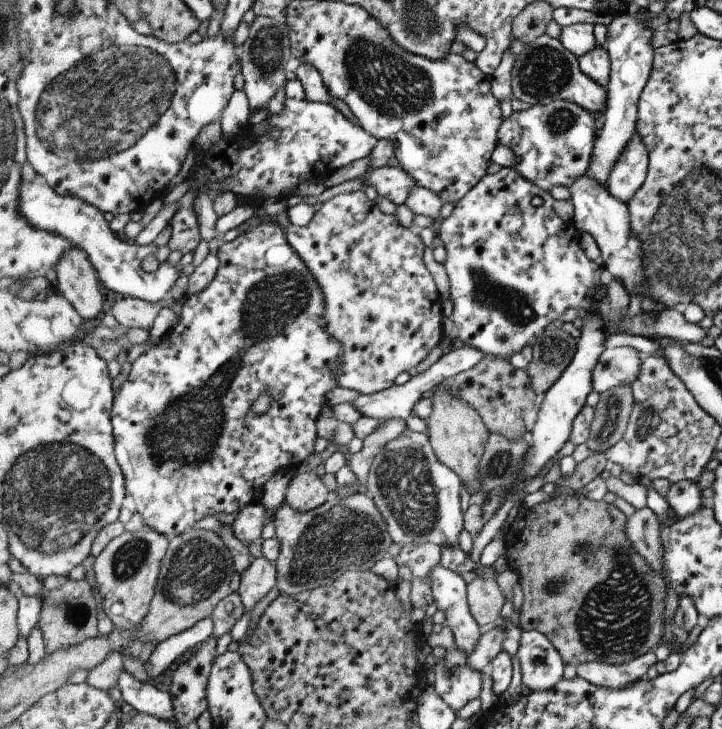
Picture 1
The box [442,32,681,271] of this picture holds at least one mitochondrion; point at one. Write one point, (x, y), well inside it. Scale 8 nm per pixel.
(544, 73)

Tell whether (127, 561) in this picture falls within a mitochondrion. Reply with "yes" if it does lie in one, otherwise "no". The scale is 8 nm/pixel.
yes

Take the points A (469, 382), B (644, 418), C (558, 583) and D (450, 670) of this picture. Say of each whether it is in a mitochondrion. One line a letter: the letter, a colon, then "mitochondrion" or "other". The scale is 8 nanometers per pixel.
A: other
B: mitochondrion
C: mitochondrion
D: mitochondrion

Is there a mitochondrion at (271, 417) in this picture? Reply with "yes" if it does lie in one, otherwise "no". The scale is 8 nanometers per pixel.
no

